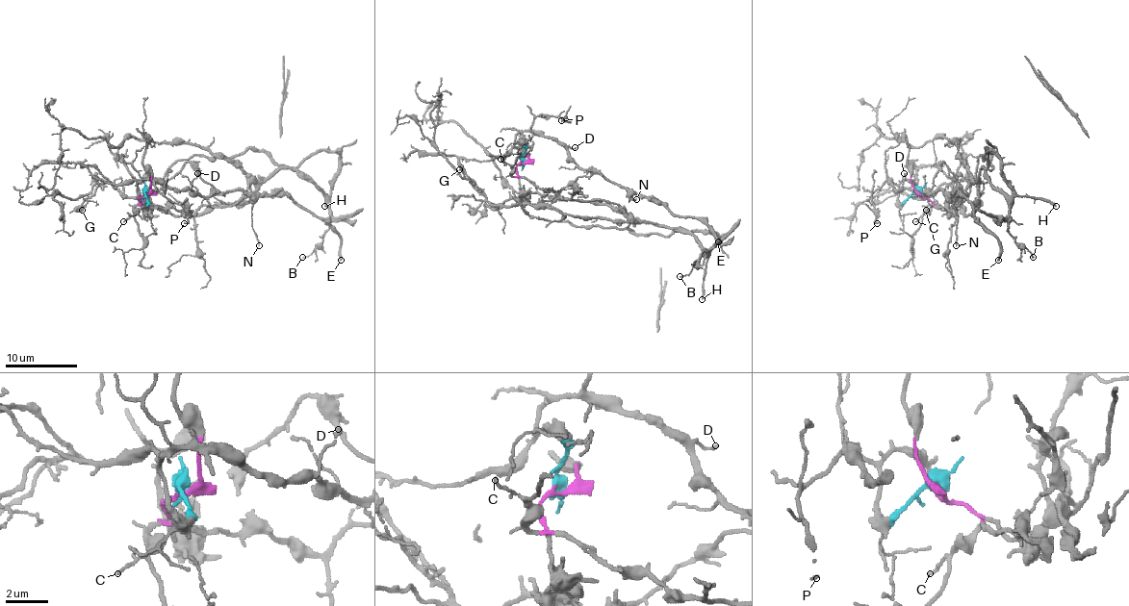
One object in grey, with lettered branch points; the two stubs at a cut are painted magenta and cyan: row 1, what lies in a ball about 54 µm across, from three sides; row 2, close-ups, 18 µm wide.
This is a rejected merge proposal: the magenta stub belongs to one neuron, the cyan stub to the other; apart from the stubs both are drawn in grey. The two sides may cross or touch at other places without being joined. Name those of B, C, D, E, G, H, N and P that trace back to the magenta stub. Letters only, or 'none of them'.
B, C, G, H

